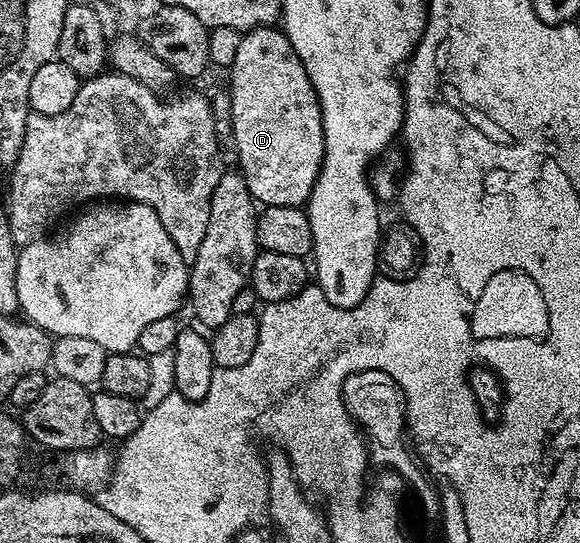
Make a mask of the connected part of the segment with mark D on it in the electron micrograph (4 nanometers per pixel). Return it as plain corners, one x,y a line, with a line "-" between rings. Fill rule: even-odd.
258,26
255,30
248,30
242,34
240,40
240,48
236,51
236,58
232,60
232,64
228,67
230,74
230,83
228,89
231,96
232,106
232,128
235,129
237,165
240,167
241,174
246,178
246,183
250,189
250,195
254,198
255,203
262,206
301,206
305,207
306,202
310,199
310,192
314,187
314,181
320,168
322,167
322,156
324,154
324,130
322,128
322,113
318,104
312,84
308,80
308,74
304,68
302,61
296,56
296,52
292,48
292,44
282,33
281,29
274,26

